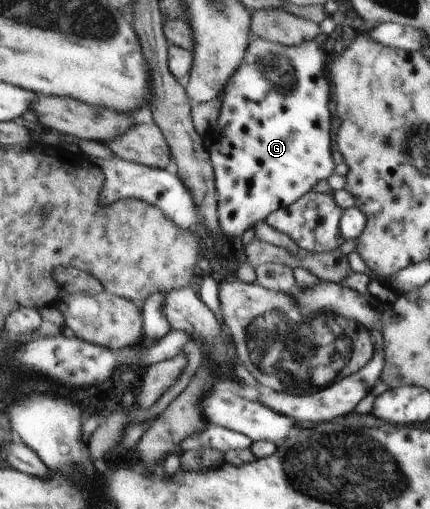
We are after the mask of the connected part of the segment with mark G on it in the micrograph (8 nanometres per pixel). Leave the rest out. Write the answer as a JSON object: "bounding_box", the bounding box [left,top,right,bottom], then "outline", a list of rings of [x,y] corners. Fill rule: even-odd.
{"bounding_box":[207,34,333,239],"outline":[[[249,34],[243,63],[233,71],[233,77],[219,96],[219,115],[211,129],[211,145],[207,151],[212,166],[216,192],[216,217],[221,232],[228,239],[241,237],[245,229],[263,221],[272,212],[294,204],[319,179],[329,179],[333,173],[331,141],[329,141],[329,109],[321,109],[321,81],[325,69],[325,53],[315,41],[301,45],[277,45]]]}

